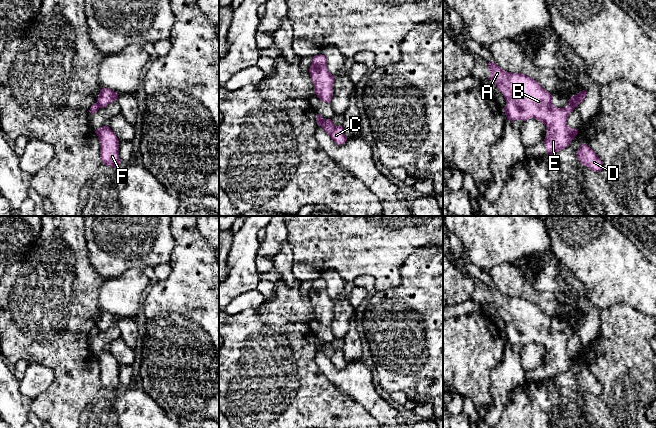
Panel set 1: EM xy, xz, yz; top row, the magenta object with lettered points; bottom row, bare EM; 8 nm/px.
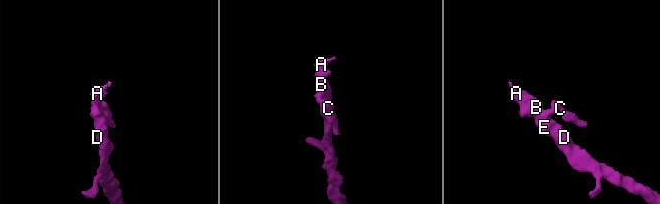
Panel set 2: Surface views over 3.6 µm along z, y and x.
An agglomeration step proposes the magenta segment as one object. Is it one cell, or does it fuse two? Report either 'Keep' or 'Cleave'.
Cleave

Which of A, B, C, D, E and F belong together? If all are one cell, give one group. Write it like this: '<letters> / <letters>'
A B D E F / C

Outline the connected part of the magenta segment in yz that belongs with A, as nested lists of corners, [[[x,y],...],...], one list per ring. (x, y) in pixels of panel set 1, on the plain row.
[[[494,286],[488,287],[490,300],[498,314],[504,319],[507,343],[526,345],[535,342],[546,350],[544,369],[553,380],[565,373],[578,358],[578,353],[567,349],[568,339],[576,332],[571,327],[565,332],[552,328],[552,319],[540,308],[522,298],[503,294]]]

